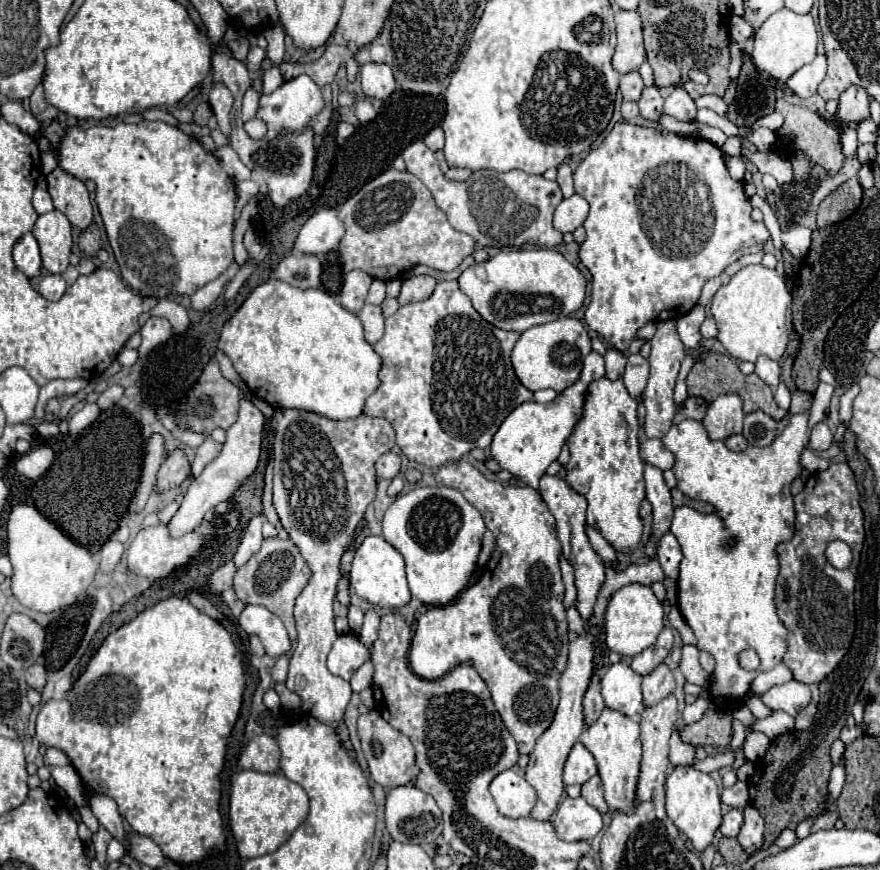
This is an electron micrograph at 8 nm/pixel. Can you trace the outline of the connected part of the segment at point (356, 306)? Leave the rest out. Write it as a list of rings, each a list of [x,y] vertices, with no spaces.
[[[359,269],[349,271],[345,275],[345,281],[343,281],[343,287],[339,293],[339,303],[351,313],[359,313],[365,303],[371,283],[373,283],[373,277],[369,277],[367,273],[363,273]]]

